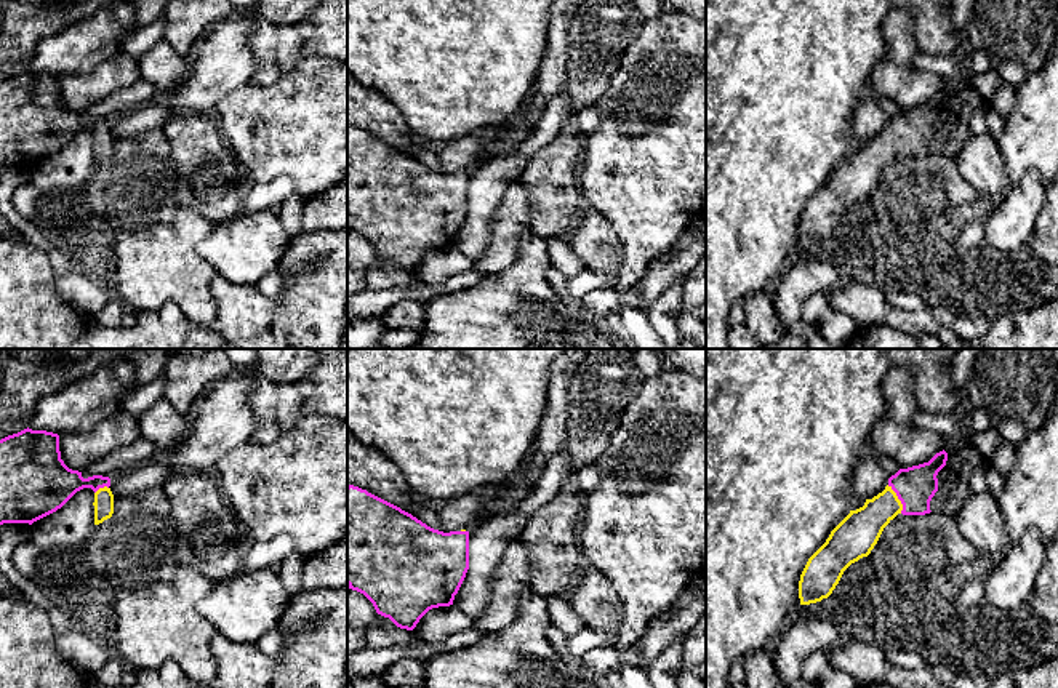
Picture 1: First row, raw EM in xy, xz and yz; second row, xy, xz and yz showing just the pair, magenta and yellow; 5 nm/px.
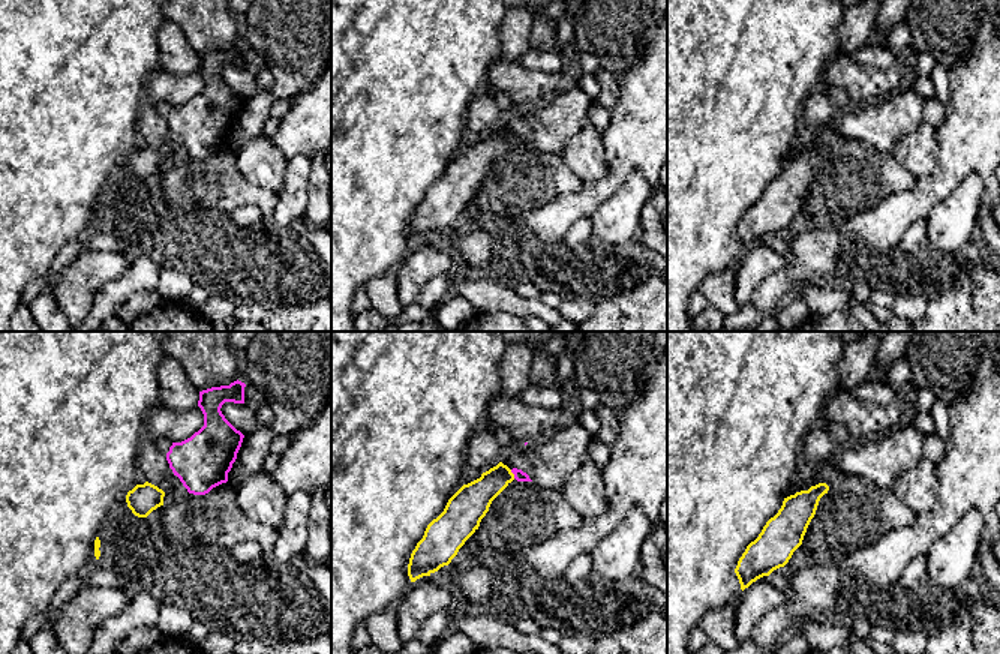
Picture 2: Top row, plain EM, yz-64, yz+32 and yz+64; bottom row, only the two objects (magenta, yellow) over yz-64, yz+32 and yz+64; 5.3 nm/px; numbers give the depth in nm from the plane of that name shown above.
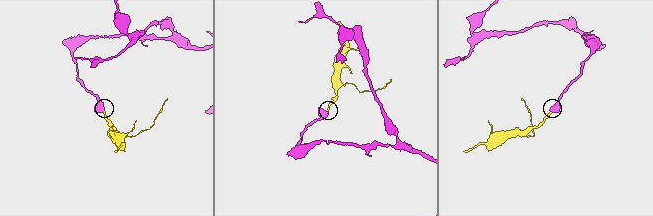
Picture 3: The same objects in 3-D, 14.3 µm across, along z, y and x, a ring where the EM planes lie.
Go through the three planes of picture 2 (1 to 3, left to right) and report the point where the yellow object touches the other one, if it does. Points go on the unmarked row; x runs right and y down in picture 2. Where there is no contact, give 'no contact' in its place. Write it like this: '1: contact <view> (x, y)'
1: no contact
2: contact yz+32 (513, 137)
3: no contact

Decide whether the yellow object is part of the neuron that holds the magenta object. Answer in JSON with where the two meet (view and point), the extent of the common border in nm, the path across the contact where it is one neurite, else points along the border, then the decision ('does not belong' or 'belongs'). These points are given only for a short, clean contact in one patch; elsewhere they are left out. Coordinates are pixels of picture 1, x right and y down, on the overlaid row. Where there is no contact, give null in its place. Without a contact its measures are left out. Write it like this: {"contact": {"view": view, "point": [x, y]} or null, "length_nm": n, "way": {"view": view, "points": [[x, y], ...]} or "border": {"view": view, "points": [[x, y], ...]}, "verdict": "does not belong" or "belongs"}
{"contact": {"view": "yz", "point": [898, 498]}, "length_nm": 160, "way": {"view": "yz", "points": [[914, 487], [898, 498], [882, 508], [860, 530]]}, "verdict": "belongs"}

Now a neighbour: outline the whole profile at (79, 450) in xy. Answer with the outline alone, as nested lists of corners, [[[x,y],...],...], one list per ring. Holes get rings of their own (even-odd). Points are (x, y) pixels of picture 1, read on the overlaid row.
[[[118,410],[90,432],[59,435],[59,451],[64,464],[72,470],[83,470],[114,450],[125,446],[141,435],[138,418]]]

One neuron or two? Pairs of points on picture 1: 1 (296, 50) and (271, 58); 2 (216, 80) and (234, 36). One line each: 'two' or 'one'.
1: one
2: one

